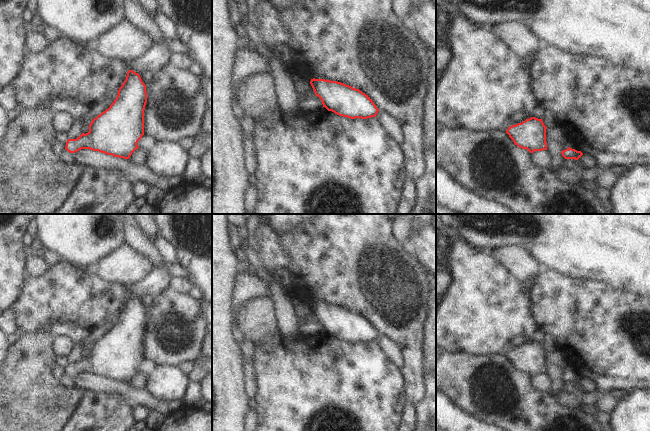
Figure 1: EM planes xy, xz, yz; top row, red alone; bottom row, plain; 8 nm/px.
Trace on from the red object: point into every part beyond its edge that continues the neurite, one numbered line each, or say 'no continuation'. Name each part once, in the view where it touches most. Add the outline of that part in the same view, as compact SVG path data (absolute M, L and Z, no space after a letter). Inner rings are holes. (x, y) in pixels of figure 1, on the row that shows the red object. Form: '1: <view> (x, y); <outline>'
no continuation

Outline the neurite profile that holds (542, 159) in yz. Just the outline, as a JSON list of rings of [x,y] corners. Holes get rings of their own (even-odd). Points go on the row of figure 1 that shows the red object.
[[[548,150],[534,151],[531,153],[533,163],[542,169],[549,169],[551,166],[551,152]]]

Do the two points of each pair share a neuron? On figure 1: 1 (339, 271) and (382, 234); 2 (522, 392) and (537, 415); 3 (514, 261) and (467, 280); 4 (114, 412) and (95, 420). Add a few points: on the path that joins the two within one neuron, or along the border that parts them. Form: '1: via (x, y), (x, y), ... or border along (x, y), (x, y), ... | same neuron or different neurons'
1: via (350, 260), (371, 239) | same neuron
2: via (522, 398), (531, 409) | same neuron
3: border along (488, 251), (520, 281) | different neurons
4: via (109, 416), (100, 419) | same neuron

